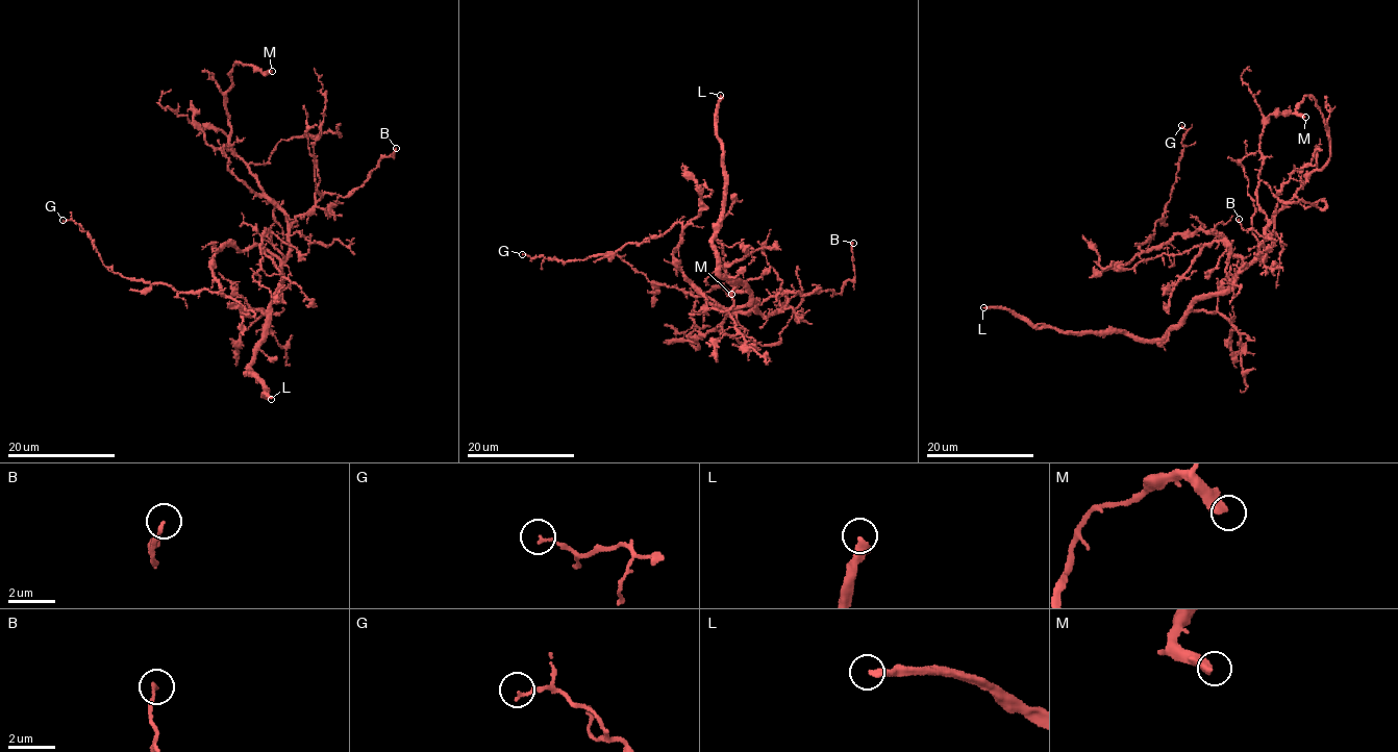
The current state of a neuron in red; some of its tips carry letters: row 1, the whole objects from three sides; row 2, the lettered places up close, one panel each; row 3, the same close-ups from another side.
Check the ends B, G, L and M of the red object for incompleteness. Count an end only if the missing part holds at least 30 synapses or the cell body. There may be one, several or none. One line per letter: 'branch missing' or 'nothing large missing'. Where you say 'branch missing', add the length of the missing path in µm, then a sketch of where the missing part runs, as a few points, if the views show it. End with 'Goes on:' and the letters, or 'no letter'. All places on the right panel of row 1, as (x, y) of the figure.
B: nothing large missing
G: nothing large missing
L: branch missing; missing 110 µm
M: nothing large missing
Goes on: L

